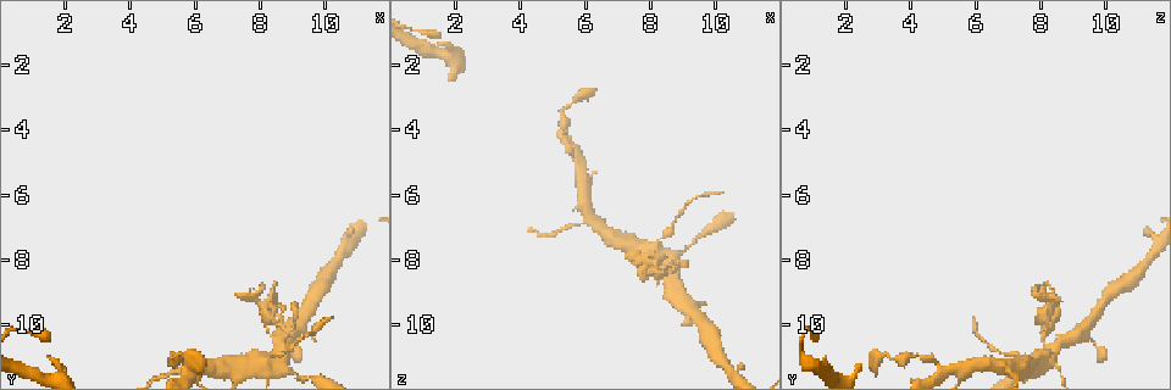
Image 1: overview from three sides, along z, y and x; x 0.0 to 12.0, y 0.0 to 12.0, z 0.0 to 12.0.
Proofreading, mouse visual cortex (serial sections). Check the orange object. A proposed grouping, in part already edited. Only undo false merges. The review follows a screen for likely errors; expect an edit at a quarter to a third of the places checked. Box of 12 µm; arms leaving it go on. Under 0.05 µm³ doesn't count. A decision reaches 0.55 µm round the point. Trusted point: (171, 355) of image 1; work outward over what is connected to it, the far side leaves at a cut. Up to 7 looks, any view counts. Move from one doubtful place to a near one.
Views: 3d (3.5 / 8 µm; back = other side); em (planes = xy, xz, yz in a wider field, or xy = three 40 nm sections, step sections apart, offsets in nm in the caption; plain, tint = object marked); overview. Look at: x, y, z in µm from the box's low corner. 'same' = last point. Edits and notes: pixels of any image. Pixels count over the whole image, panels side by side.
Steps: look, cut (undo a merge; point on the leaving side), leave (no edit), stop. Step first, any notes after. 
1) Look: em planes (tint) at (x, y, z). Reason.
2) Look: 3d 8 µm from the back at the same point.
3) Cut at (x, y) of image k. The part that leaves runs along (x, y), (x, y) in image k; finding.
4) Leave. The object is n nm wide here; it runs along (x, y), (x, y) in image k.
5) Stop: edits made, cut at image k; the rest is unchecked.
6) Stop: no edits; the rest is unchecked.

Look: 3d 3.5 µm at (5.8, 11.4, 4.9). Three-way junction.

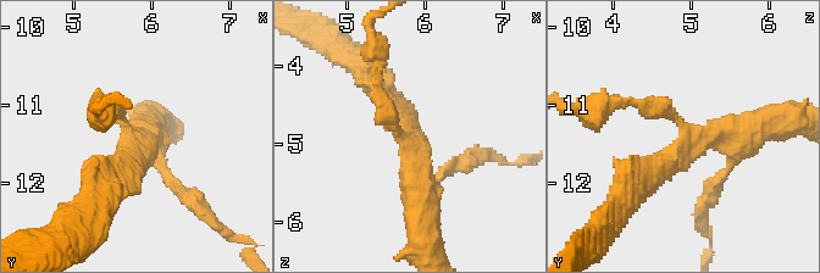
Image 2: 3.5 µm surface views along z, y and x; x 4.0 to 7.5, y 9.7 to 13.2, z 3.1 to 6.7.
Look: em xy step 1 (tint) at (5.75, 11.35, 4.95). 3 arms meet here; the arms are 200, 300, 450 nm wide; now the EM.

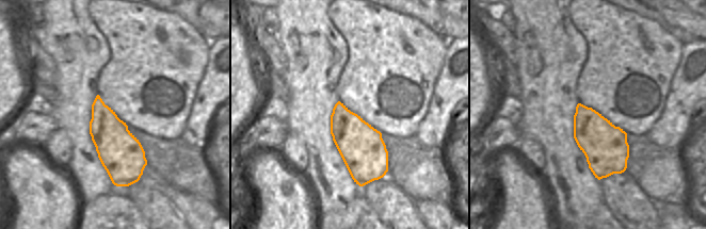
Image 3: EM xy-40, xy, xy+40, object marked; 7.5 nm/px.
Leave. The object is 340 nm wide here; it runs along (378, 77), (420, 211) in image 2; all the same cell.

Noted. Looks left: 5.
Look: 3d 3.5 µm at (6.1, 11.3, 6.7). Small branch off a trunk.

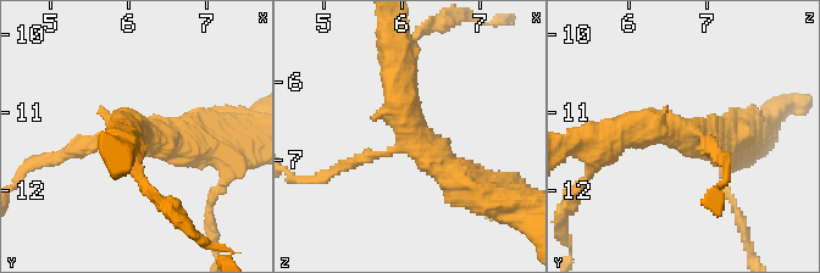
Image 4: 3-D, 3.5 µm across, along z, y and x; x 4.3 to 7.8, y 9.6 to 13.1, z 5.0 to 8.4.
Look: em xy step 3 (tint) at (6.15, 11.25, 6.75). 3 arms meet here; the arms are 150, 400, 450 nm wide; need the tissue.

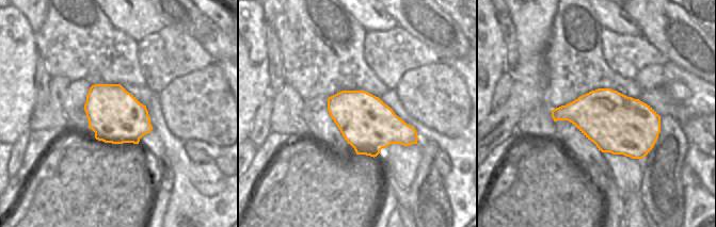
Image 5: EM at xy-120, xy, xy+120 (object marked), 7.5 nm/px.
Look: em xy step 1 (tint) at the same point.

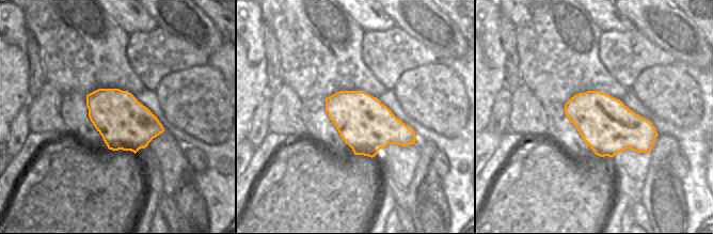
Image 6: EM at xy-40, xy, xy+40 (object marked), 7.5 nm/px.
Leave. One cell here.

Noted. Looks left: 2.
Look: 3d 3.5 µm from the back at (8.9, 10.3, 8.1). Sharp bend.

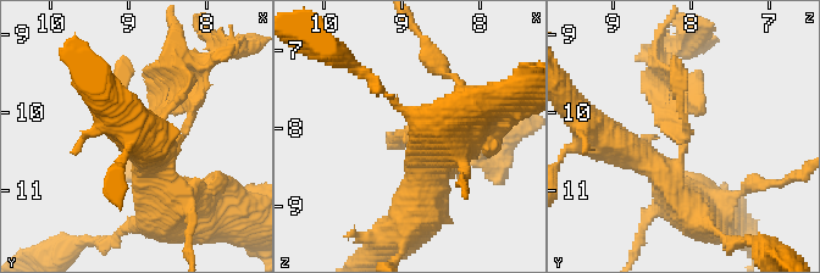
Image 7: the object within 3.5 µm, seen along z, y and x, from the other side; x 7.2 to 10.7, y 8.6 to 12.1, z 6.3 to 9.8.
Look: em xy step 2 (tint) at the same point.

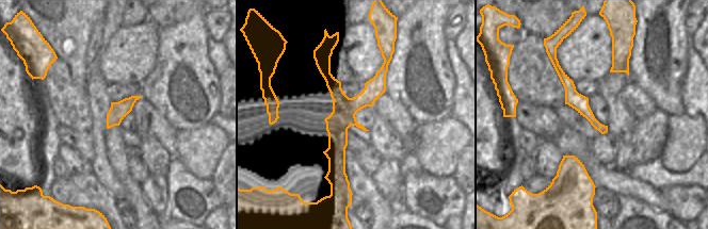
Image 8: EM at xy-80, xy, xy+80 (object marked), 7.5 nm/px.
Cut at (167, 90) of image 7. The part that leaves runs along (680, 128), (661, 110), (670, 57) in image 7; a second cell is stuck on.

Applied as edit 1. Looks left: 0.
Stop: edits made, cut at image 7; the rest is unchecked.

